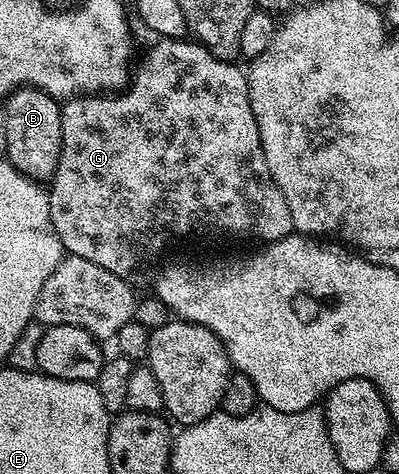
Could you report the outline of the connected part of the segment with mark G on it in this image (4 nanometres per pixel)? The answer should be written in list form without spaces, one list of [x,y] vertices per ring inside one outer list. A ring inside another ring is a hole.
[[[160,38],[144,54],[144,59],[137,61],[134,66],[134,73],[131,75],[127,87],[119,92],[108,92],[103,96],[77,96],[67,99],[60,107],[62,116],[62,156],[58,156],[58,168],[50,185],[47,187],[48,203],[50,204],[50,224],[54,232],[60,237],[60,243],[64,245],[65,251],[74,256],[82,256],[82,260],[90,260],[90,264],[98,264],[98,268],[106,268],[110,272],[121,276],[129,276],[139,268],[143,262],[148,262],[171,238],[188,238],[191,234],[229,234],[232,238],[257,238],[257,243],[267,244],[277,242],[285,238],[287,234],[293,233],[294,227],[290,216],[290,204],[286,204],[286,196],[274,184],[274,176],[270,176],[270,168],[266,168],[266,156],[262,152],[262,140],[258,136],[258,124],[254,120],[254,108],[250,108],[250,92],[248,91],[248,75],[243,69],[239,70],[236,62],[227,62],[218,56],[214,56],[205,46],[195,40],[181,40],[179,38]]]

